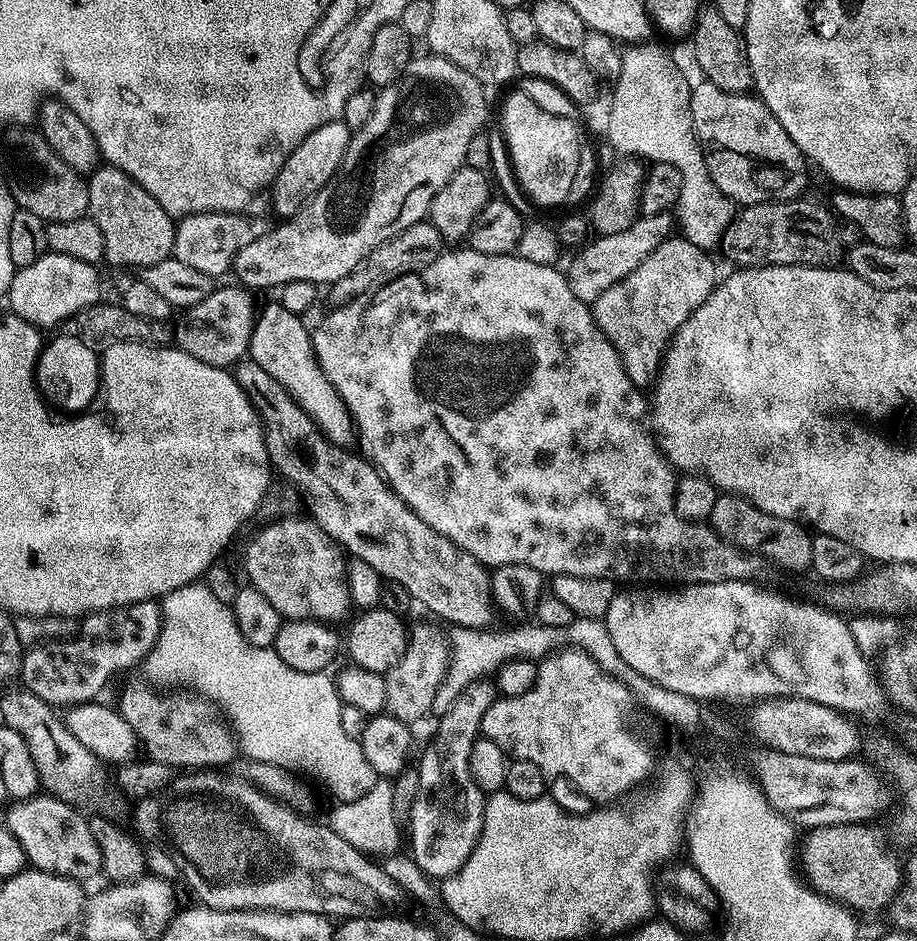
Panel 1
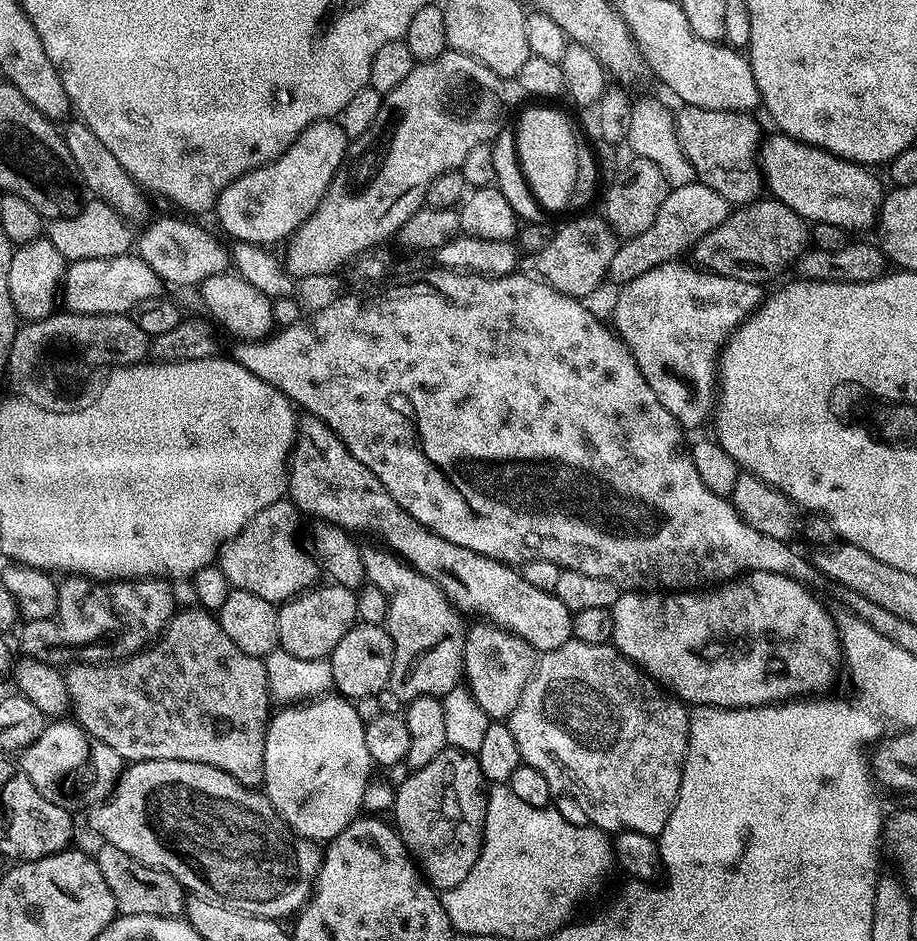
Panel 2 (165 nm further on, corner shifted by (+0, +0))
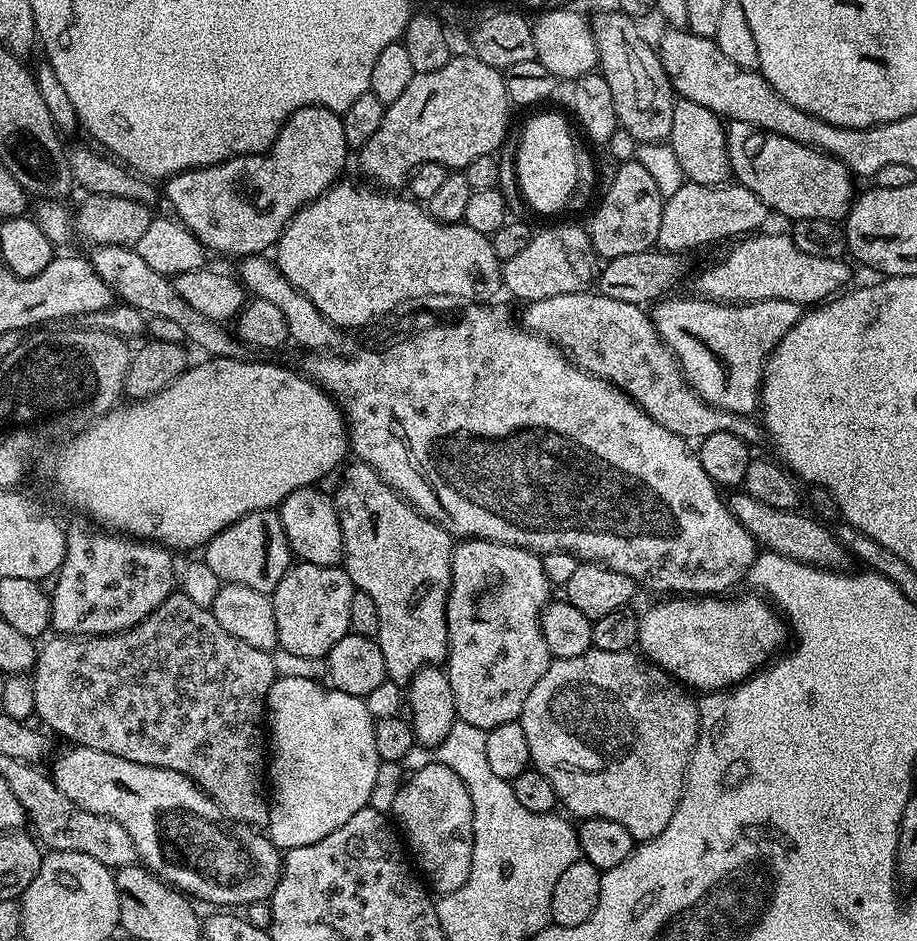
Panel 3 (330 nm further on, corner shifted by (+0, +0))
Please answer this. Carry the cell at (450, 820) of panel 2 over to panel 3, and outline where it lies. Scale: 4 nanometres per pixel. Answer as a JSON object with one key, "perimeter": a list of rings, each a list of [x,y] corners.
{"perimeter":[[[431,762],[417,767],[415,771],[413,776],[411,773],[405,779],[402,790],[398,790],[391,815],[394,820],[396,816],[395,823],[406,841],[407,851],[414,857],[419,875],[433,893],[445,896],[458,890],[458,886],[470,878],[474,842],[474,810],[470,790],[466,782],[450,770],[450,766]]]}

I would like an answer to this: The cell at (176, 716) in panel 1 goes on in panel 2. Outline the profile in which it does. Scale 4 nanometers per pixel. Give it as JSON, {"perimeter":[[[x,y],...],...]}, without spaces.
{"perimeter":[[[194,606],[186,612],[177,611],[164,629],[164,635],[155,641],[143,652],[137,652],[135,656],[129,656],[126,660],[117,660],[107,664],[77,664],[69,667],[66,672],[68,686],[68,699],[74,705],[79,723],[90,732],[94,738],[106,742],[110,750],[114,750],[125,760],[135,762],[138,760],[185,760],[186,762],[202,762],[206,766],[214,766],[218,770],[226,770],[238,782],[245,784],[247,788],[259,789],[264,782],[264,747],[266,746],[266,734],[268,733],[268,721],[270,711],[270,693],[268,691],[268,675],[264,669],[261,657],[242,654],[234,642],[222,630],[219,619],[213,613],[205,612],[203,608]]]}

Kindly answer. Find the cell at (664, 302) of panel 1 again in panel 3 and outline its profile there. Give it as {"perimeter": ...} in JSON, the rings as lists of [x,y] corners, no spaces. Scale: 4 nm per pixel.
{"perimeter":[[[695,294],[675,296],[661,299],[651,309],[650,315],[652,325],[664,339],[664,345],[676,355],[684,377],[710,406],[720,408],[723,412],[753,415],[760,402],[760,381],[764,378],[764,366],[772,351],[780,345],[782,337],[800,320],[801,305],[785,300],[755,300],[753,304],[730,304],[706,300]]]}

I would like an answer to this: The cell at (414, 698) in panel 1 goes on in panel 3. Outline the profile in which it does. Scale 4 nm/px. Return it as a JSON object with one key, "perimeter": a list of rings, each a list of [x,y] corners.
{"perimeter":[[[359,462],[350,464],[343,469],[343,472],[345,471],[344,481],[341,482],[340,489],[334,492],[336,513],[338,514],[338,522],[342,526],[342,538],[344,539],[344,562],[342,567],[352,580],[352,587],[355,591],[365,592],[370,594],[370,598],[374,598],[374,606],[378,606],[378,634],[374,639],[382,650],[382,662],[386,662],[387,679],[404,686],[407,685],[412,675],[418,670],[429,666],[440,666],[447,661],[448,623],[446,622],[446,610],[448,609],[448,591],[452,585],[452,549],[454,547],[454,538],[445,528],[438,526],[433,520],[427,520],[414,505],[409,504],[404,497],[399,496],[371,466]]]}

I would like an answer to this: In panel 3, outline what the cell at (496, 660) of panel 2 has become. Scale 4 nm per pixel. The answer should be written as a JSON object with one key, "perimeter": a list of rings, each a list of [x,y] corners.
{"perimeter":[[[460,540],[453,547],[452,585],[448,591],[448,609],[446,610],[446,622],[448,623],[446,671],[450,682],[450,690],[454,690],[454,706],[456,707],[456,714],[459,720],[470,722],[470,726],[478,726],[485,730],[494,726],[502,726],[511,720],[519,721],[522,714],[522,706],[526,706],[526,698],[530,694],[530,690],[534,690],[534,685],[538,682],[538,678],[542,678],[542,674],[546,674],[548,665],[554,659],[548,652],[546,638],[540,629],[540,614],[545,605],[553,599],[552,592],[554,592],[554,586],[546,578],[543,559],[535,552],[527,552],[525,548],[499,544],[489,540]]]}

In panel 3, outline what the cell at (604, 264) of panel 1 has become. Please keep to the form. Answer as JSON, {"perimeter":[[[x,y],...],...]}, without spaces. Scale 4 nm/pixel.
{"perimeter":[[[685,182],[674,194],[667,197],[662,210],[662,226],[658,230],[656,248],[662,252],[675,252],[685,254],[691,248],[704,248],[707,244],[716,244],[719,240],[731,241],[733,238],[743,237],[745,234],[755,233],[770,217],[770,209],[750,190],[746,190],[742,185],[729,182],[722,185],[714,184],[693,184]]]}

